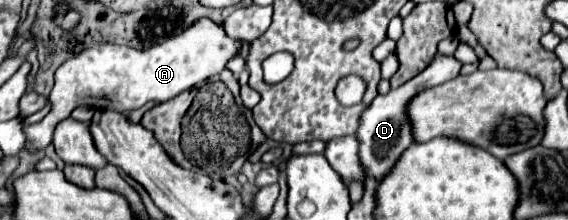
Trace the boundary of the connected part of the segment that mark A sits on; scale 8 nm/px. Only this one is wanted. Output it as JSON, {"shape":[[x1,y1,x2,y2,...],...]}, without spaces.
{"shape":[[209,18,197,20,193,26,185,28,179,36,167,38,149,50,133,50,119,44,101,44,87,48,85,52,69,58,55,72,55,86,49,94,51,112,33,126,27,126,25,148,29,152,43,150,51,144,53,128,59,120,69,118,77,106,89,108,115,108,119,112,141,108,143,104,155,100,171,100,177,94,205,82,209,76,219,74,225,64,237,54,241,42,229,38,219,24]]}

